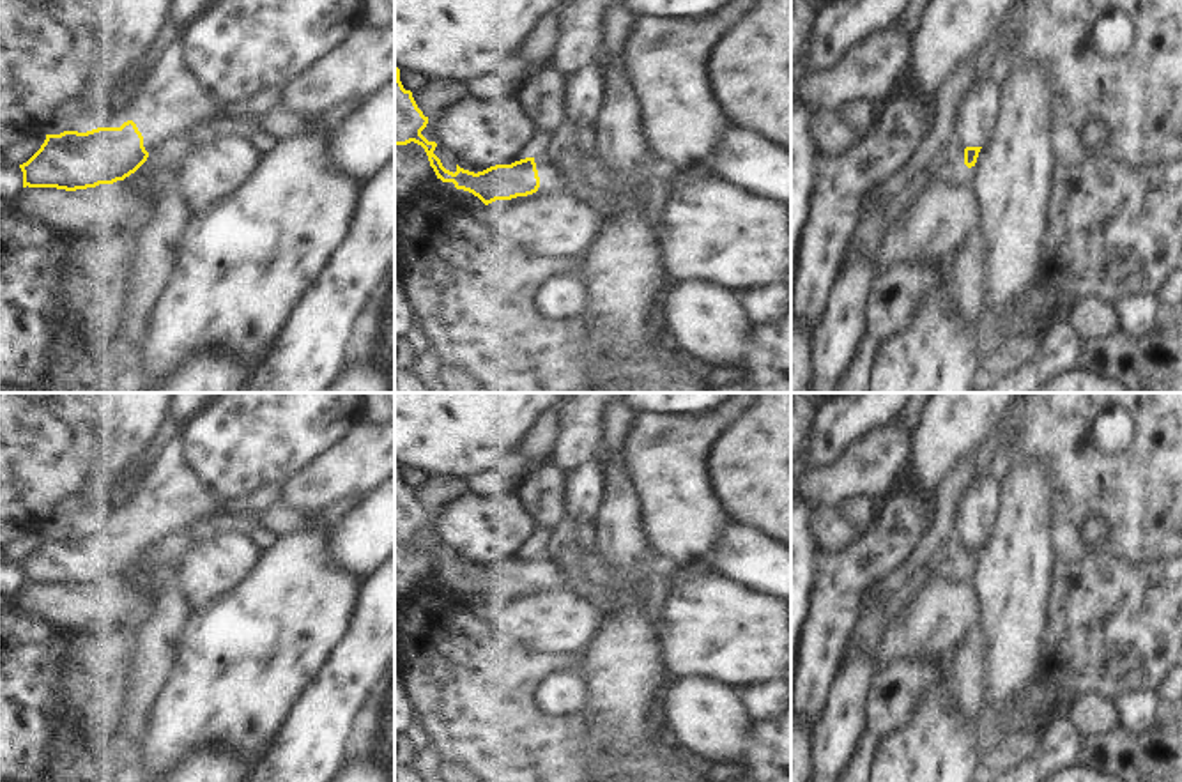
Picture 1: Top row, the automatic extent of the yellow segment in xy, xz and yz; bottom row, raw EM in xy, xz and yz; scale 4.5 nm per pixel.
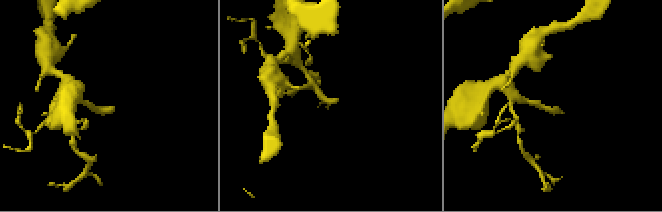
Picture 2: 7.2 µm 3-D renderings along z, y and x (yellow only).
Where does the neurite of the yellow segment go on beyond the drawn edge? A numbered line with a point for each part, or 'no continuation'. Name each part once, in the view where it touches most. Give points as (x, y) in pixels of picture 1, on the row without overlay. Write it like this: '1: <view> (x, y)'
1: xy (168, 496)

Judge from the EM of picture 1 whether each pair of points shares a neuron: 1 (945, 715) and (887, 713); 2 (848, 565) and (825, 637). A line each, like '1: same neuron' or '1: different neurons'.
1: different neurons
2: same neuron

